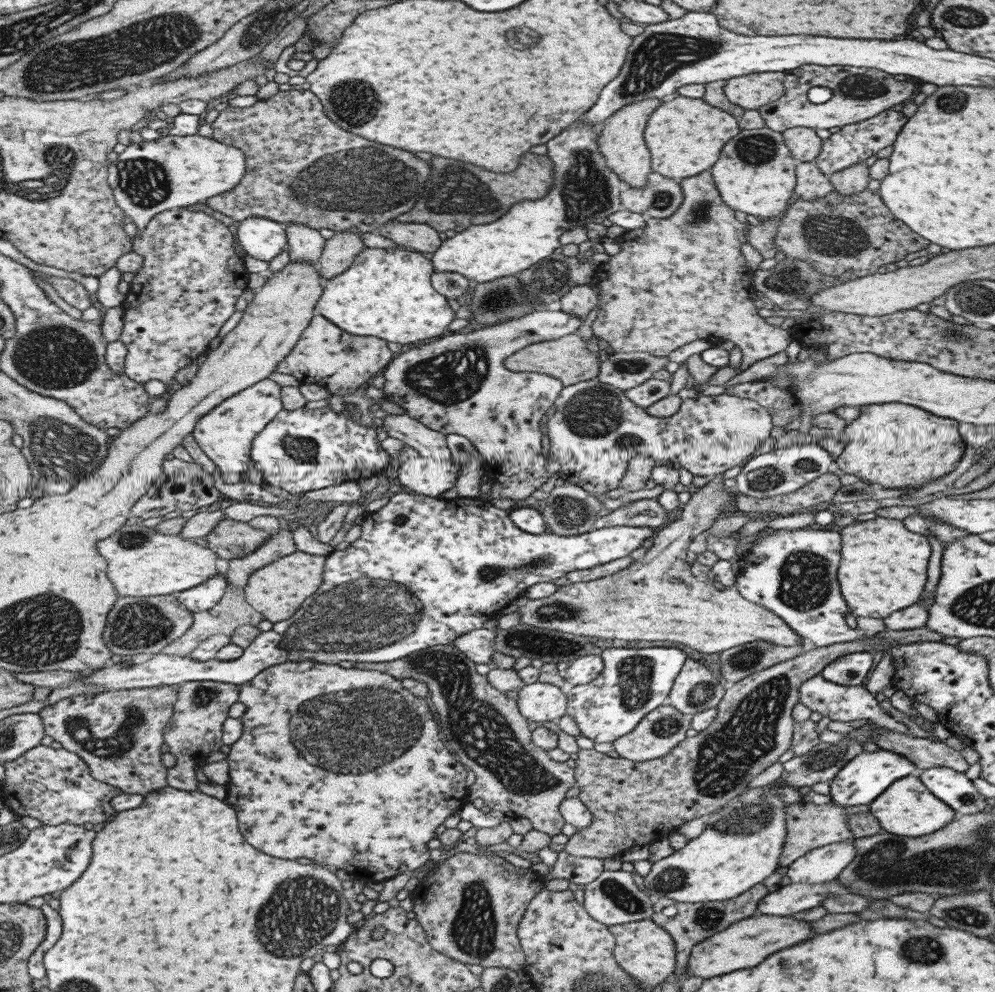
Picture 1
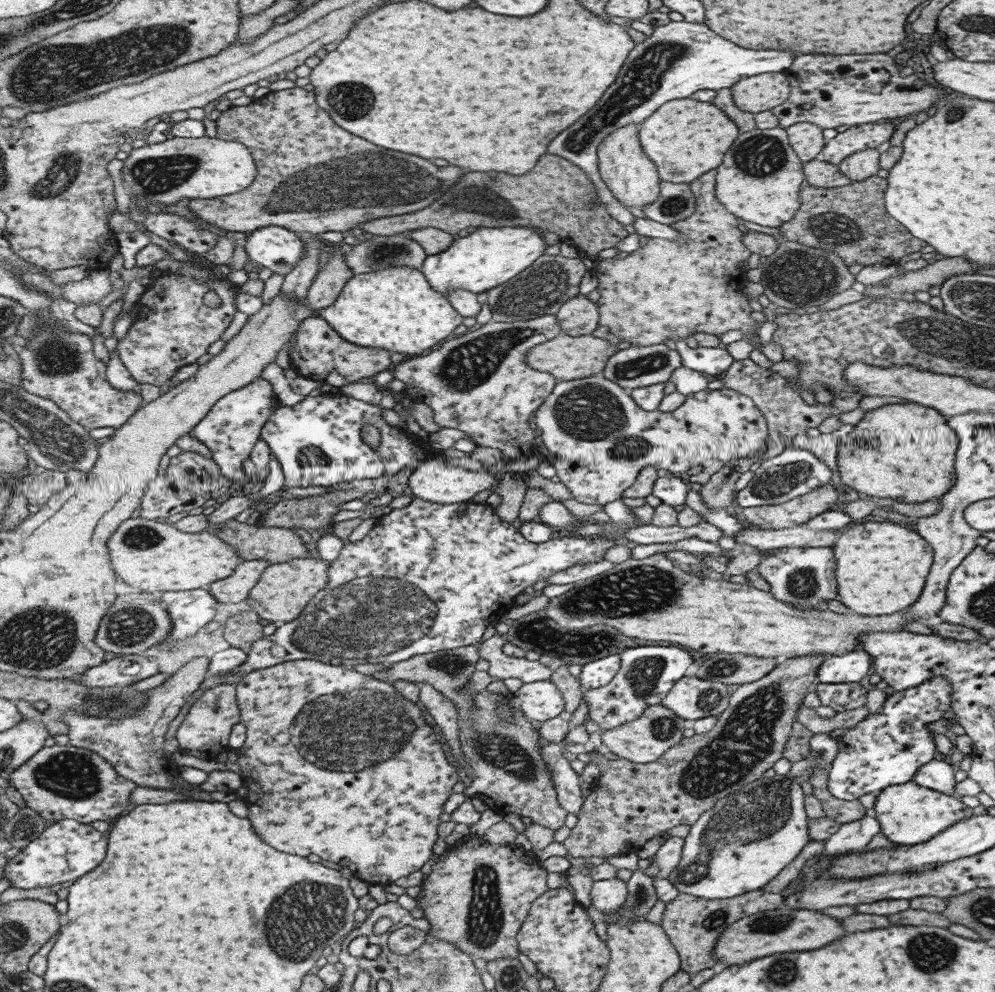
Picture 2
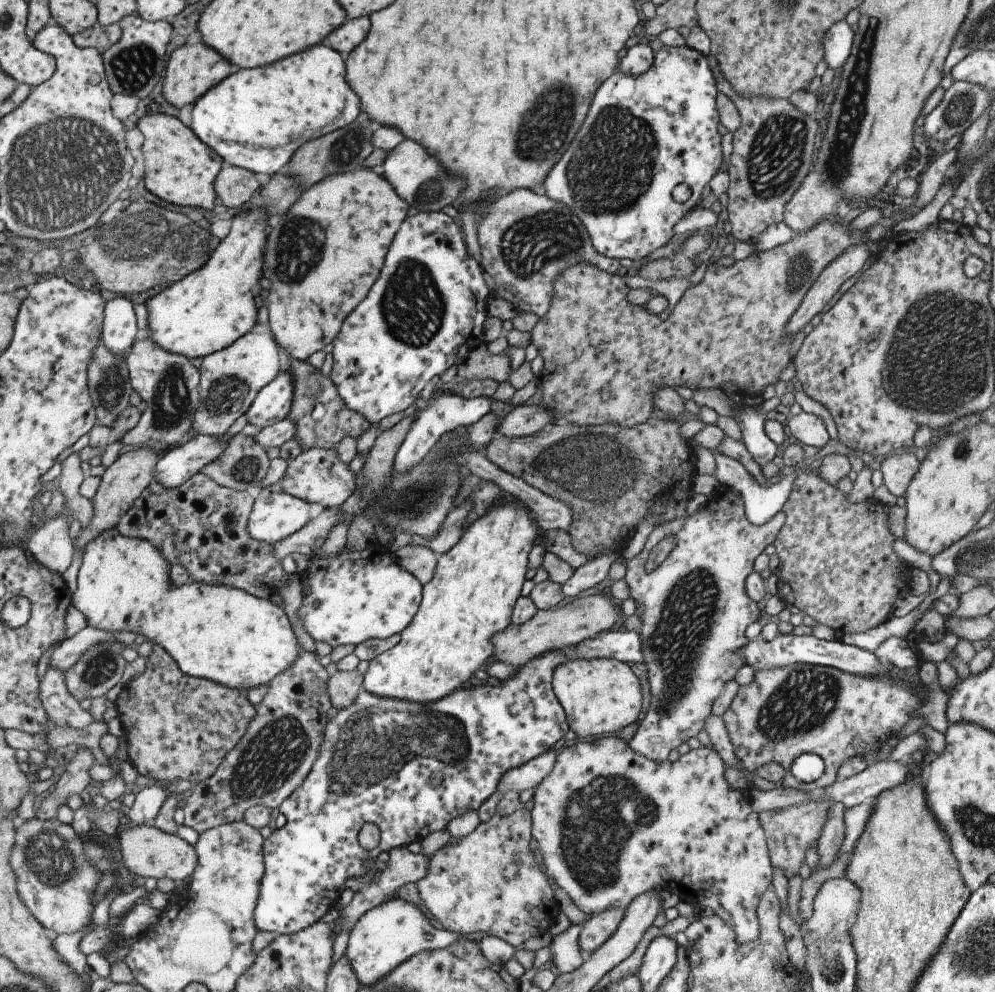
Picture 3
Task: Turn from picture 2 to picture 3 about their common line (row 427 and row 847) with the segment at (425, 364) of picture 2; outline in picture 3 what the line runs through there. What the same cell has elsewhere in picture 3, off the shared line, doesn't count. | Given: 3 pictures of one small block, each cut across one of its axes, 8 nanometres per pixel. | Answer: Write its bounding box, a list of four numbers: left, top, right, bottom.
[415,806,559,947]

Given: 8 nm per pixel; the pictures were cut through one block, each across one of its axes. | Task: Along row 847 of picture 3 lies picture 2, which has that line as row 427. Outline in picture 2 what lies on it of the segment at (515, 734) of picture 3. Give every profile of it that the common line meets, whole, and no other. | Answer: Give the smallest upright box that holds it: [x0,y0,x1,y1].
[259,392,440,488]

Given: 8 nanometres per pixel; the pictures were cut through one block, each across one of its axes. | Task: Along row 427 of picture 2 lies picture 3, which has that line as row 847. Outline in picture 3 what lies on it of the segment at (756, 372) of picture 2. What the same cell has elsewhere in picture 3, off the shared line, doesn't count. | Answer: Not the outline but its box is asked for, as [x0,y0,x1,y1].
[767,796,829,878]

